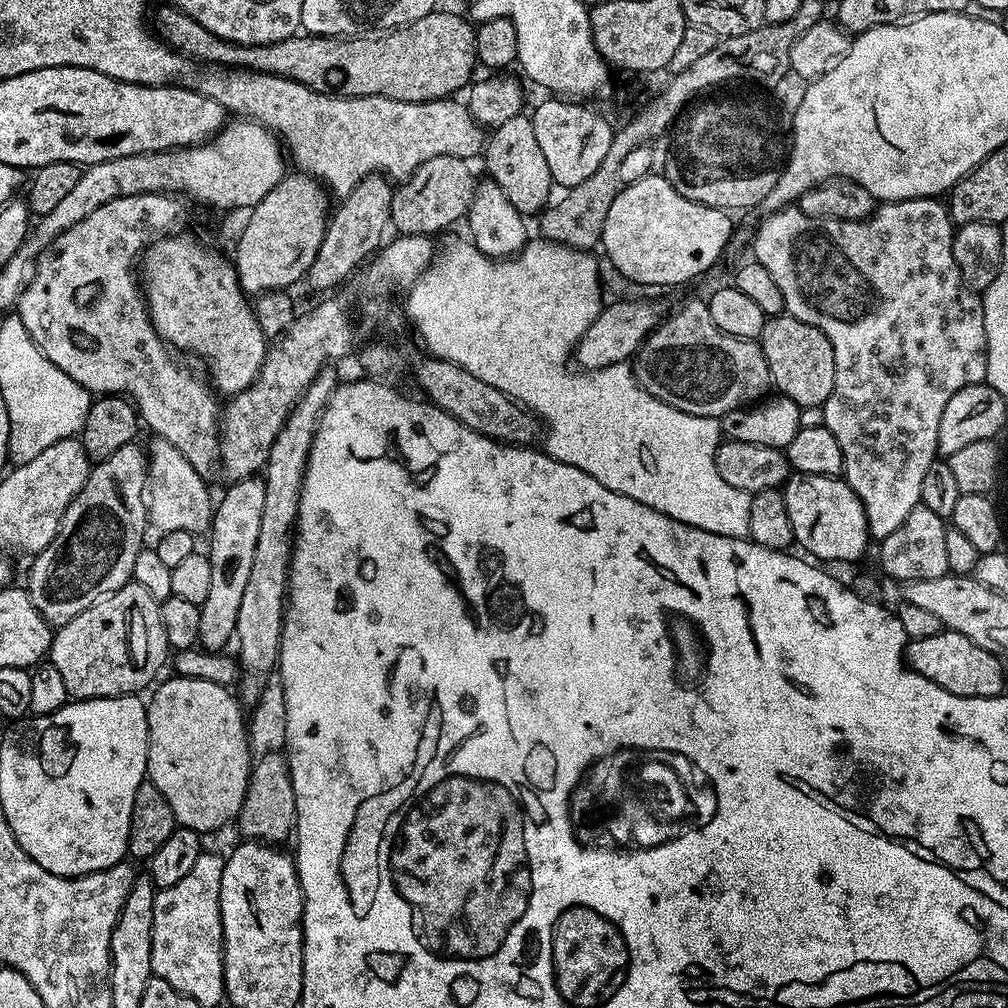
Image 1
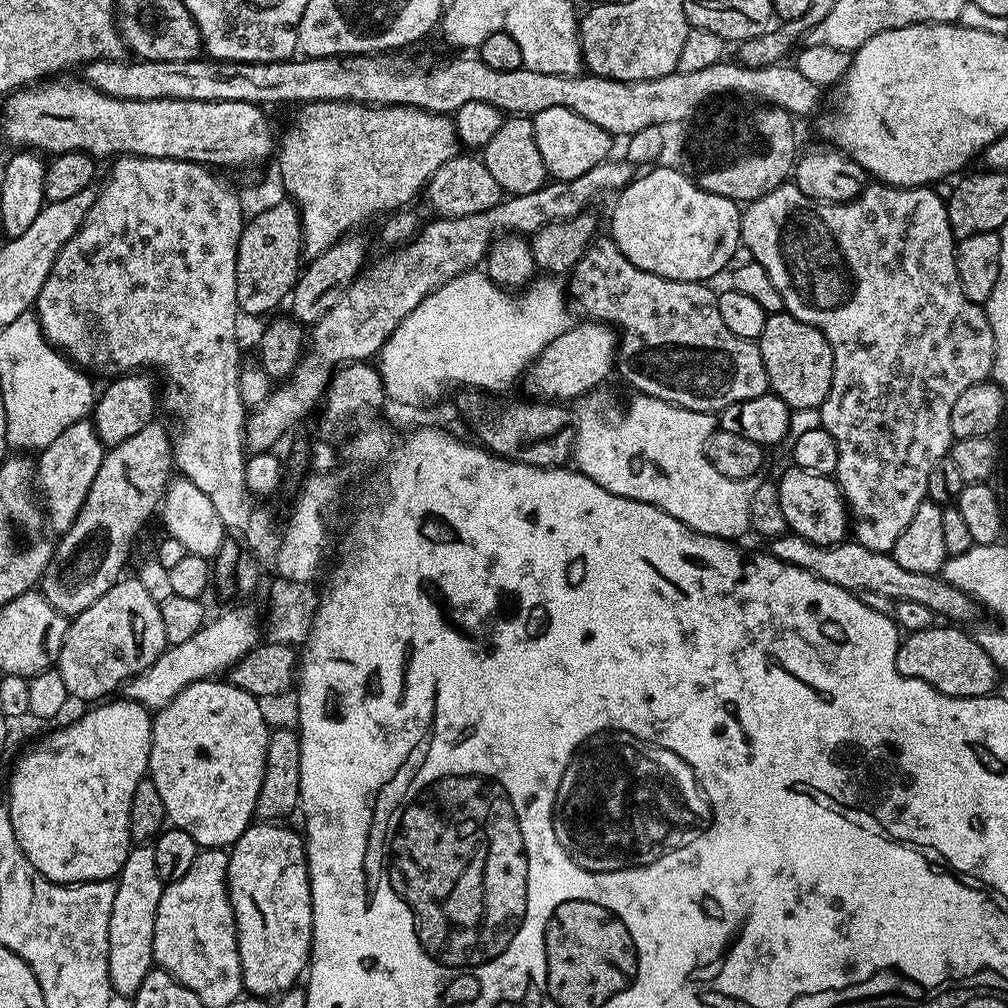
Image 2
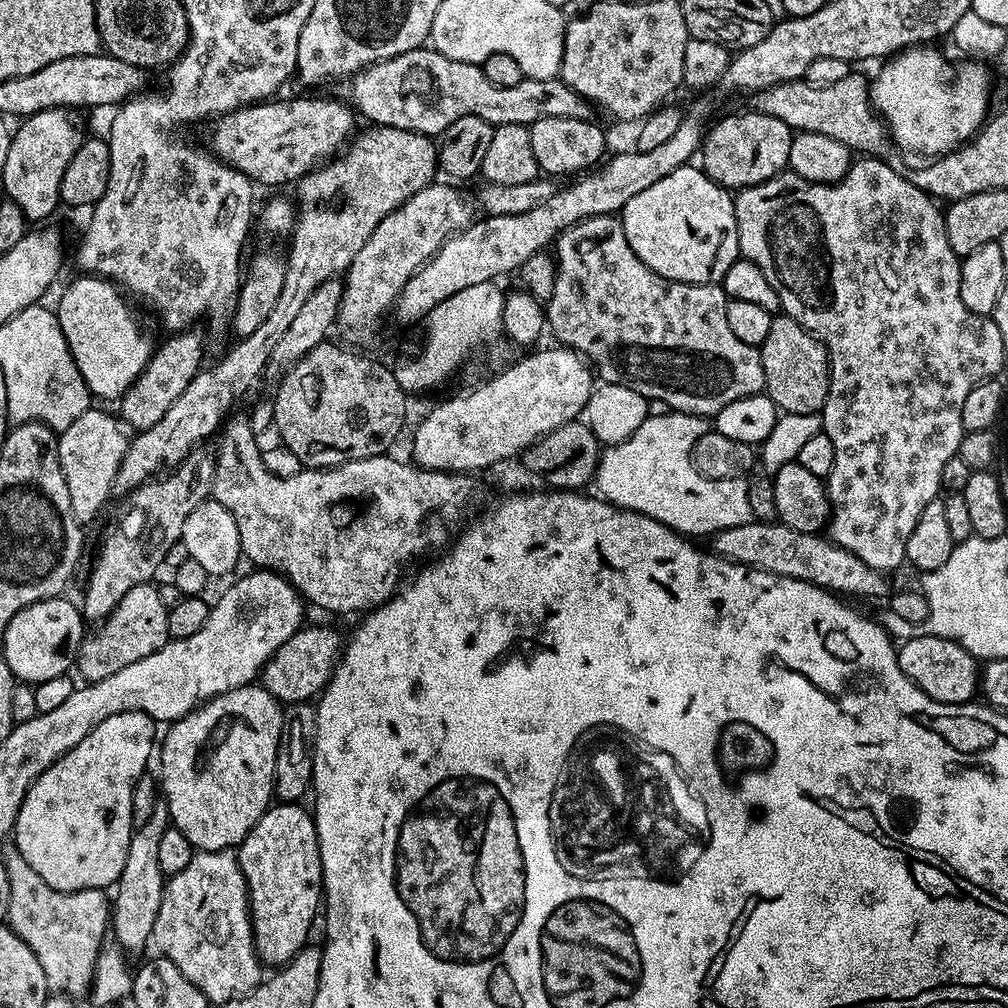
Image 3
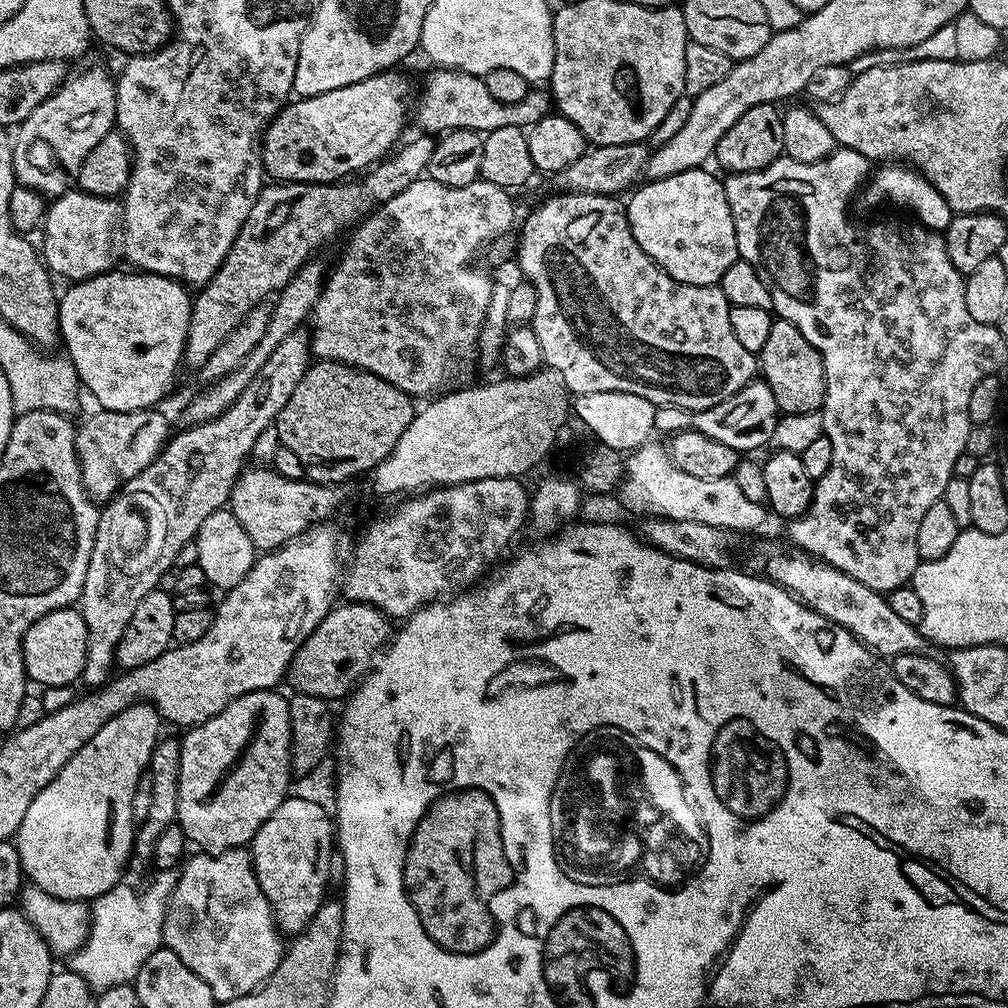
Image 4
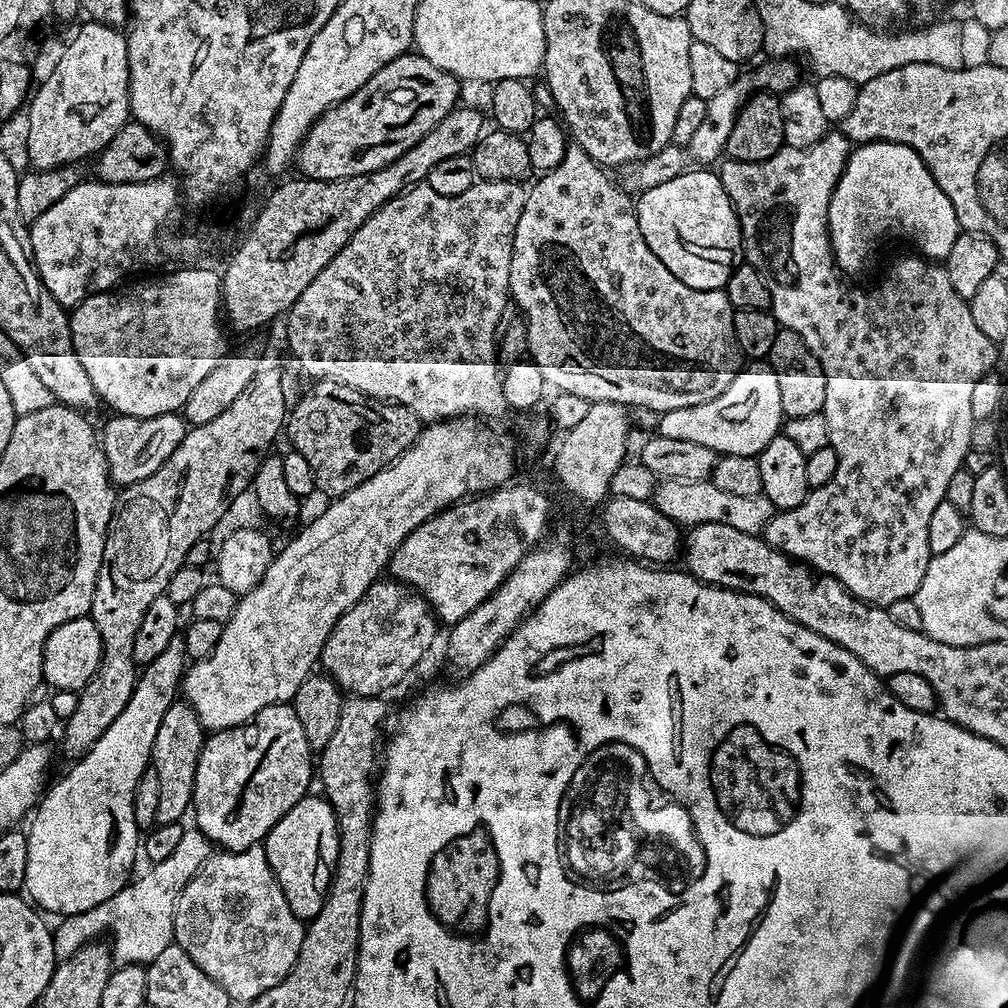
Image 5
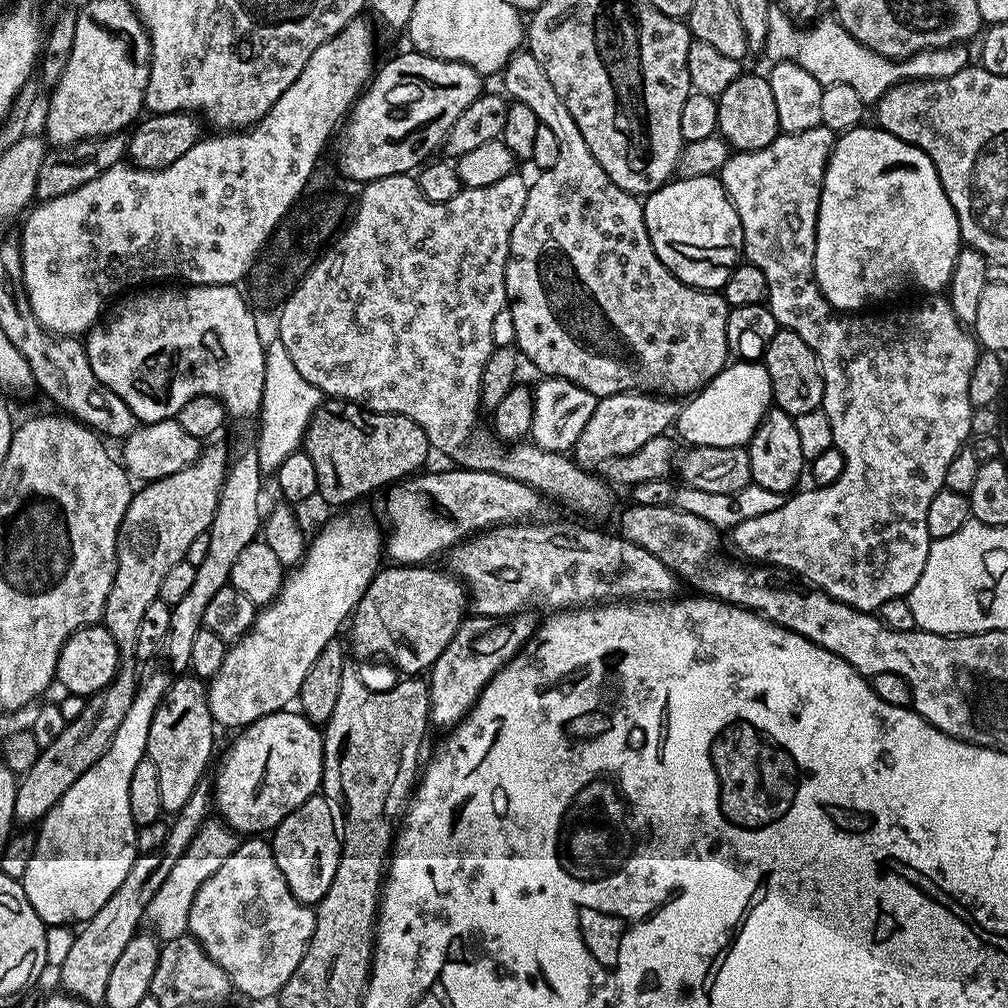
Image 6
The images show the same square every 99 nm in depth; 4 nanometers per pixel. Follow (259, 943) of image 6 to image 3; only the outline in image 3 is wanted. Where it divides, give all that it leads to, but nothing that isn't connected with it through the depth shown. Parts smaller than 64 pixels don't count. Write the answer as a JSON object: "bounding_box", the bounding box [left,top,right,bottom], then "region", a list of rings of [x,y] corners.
{"bounding_box":[152,851,262,1006],"region":[[[193,851],[190,862],[184,869],[178,870],[178,874],[167,877],[164,893],[162,894],[162,906],[158,906],[158,918],[154,918],[152,940],[154,944],[160,947],[157,948],[159,955],[166,957],[170,962],[174,962],[174,966],[178,966],[178,970],[182,970],[182,974],[186,974],[186,978],[190,978],[190,982],[194,982],[194,986],[198,986],[198,990],[202,990],[202,994],[208,999],[209,1005],[223,1006],[234,998],[248,996],[261,984],[260,968],[262,969],[262,961],[256,954],[256,940],[252,937],[252,912],[248,909],[248,887],[246,886],[246,878],[240,869],[240,857],[235,851]]]}

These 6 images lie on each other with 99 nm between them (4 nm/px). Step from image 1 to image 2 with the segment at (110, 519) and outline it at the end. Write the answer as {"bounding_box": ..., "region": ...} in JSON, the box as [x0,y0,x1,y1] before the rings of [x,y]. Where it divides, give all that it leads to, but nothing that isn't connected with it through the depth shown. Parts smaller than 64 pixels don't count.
{"bounding_box":[39,422,174,618],"region":[[[159,422],[142,426],[138,434],[126,438],[126,442],[111,445],[102,458],[102,466],[98,466],[98,474],[94,474],[94,482],[86,494],[86,502],[82,510],[78,510],[78,518],[70,526],[68,532],[59,537],[52,553],[52,561],[46,566],[44,577],[40,579],[39,591],[59,612],[71,618],[77,616],[86,606],[98,602],[102,594],[114,587],[117,580],[125,575],[124,567],[128,564],[128,555],[132,552],[132,543],[136,535],[144,528],[144,523],[152,516],[152,511],[161,507],[164,491],[168,489],[168,481],[174,476],[174,455],[172,452],[173,437]]]}

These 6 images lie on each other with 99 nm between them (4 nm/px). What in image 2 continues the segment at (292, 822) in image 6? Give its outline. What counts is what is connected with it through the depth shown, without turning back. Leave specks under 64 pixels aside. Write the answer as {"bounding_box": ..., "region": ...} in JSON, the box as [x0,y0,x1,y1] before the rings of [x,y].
{"bounding_box":[228,822,312,998],"region":[[[253,822],[248,825],[235,844],[228,852],[228,897],[234,910],[236,919],[236,933],[238,934],[238,954],[242,962],[242,982],[244,992],[252,998],[276,998],[281,992],[288,992],[301,983],[302,977],[308,971],[312,955],[312,895],[310,894],[310,878],[308,877],[308,851],[304,849],[304,838],[299,831],[284,828],[280,822]]]}

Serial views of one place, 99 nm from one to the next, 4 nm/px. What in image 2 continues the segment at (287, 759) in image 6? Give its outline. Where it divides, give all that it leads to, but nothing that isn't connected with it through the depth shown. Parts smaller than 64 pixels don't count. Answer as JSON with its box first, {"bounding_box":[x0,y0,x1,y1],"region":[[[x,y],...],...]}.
{"bounding_box":[147,679,270,849],"region":[[[227,679],[199,680],[186,686],[165,708],[152,716],[152,745],[148,755],[147,775],[158,786],[162,806],[166,806],[167,823],[186,830],[201,849],[223,848],[235,844],[256,816],[258,790],[266,770],[266,746],[270,723],[257,697],[234,686]]]}

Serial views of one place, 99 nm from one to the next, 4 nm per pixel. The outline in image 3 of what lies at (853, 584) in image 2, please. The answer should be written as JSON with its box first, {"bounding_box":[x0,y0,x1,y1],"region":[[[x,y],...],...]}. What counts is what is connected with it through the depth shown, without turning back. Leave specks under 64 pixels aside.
{"bounding_box":[710,519,885,598],"region":[[[753,519],[742,526],[730,526],[730,530],[713,532],[710,543],[711,551],[724,560],[745,564],[747,568],[761,568],[786,578],[798,578],[844,598],[880,596],[884,592],[885,573],[874,570],[874,566],[866,566],[862,558],[850,554],[824,534],[799,532],[779,522]]]}

